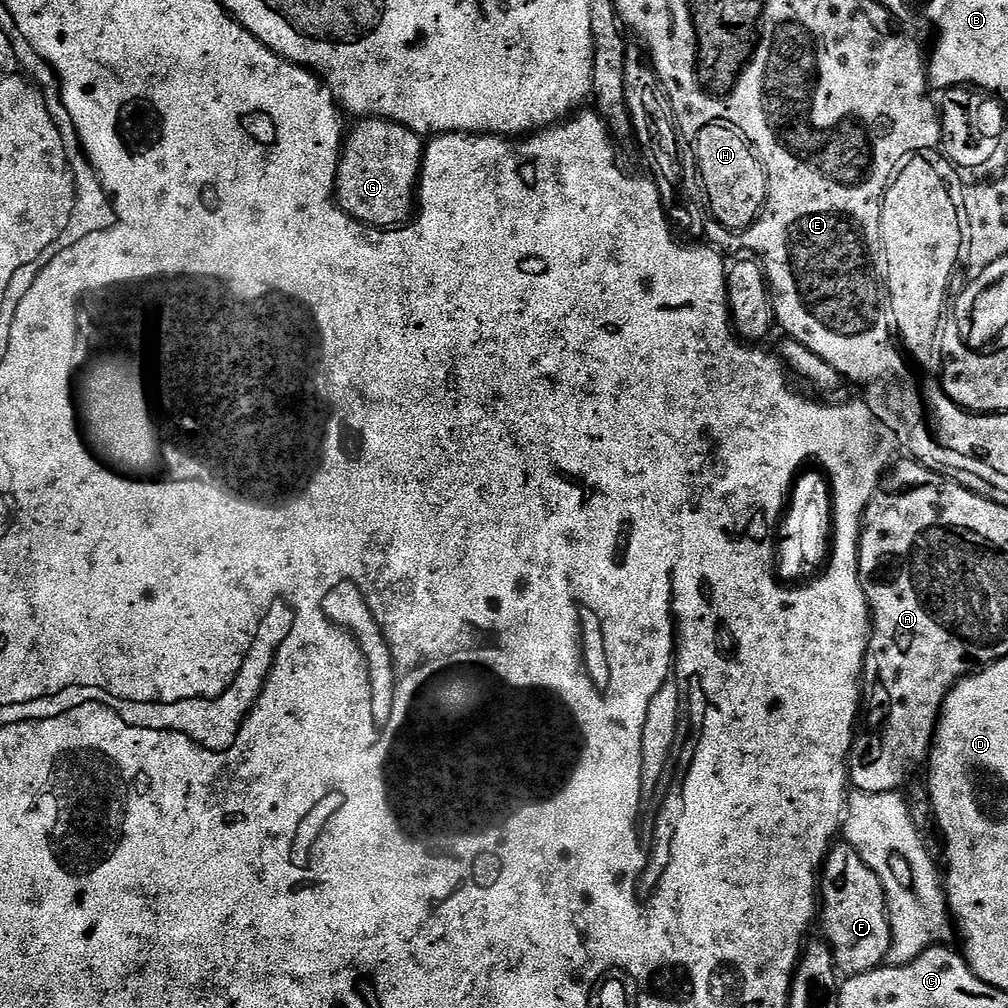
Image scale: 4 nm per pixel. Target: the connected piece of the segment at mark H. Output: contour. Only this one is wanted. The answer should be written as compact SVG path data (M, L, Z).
M721 122L703 127L694 137L693 144L696 144L692 148L693 154L696 155L696 172L700 175L700 184L704 187L705 194L708 195L708 208L712 211L713 218L724 227L724 230L731 230L736 234L743 232L760 217L764 201L768 198L766 170L760 157L756 155L756 149L735 126Z

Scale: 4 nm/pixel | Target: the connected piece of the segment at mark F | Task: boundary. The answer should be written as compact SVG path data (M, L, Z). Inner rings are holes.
M836 842L828 849L827 856L824 857L823 865L820 869L818 877L818 928L822 933L823 939L826 941L829 948L832 949L832 957L836 963L837 973L843 974L845 977L857 976L858 974L864 974L870 970L881 967L888 959L888 951L892 945L892 927L888 921L888 899L886 894L882 890L882 882L878 878L878 874L874 874L874 870L870 870L870 866L866 866L866 862L862 862L862 858L857 854L854 849L846 842Z

